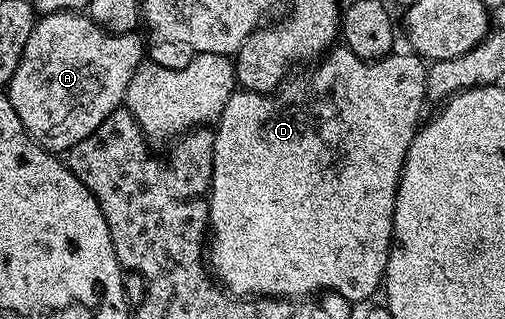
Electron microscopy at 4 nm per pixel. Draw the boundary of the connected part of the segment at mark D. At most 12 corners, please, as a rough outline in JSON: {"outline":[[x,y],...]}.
{"outline":[[333,47],[214,125],[210,272],[366,302],[428,94]]}

